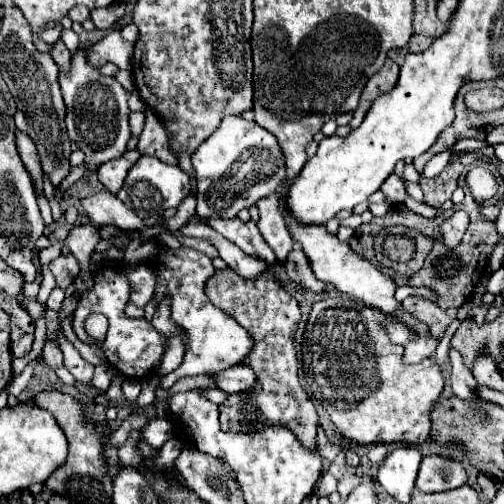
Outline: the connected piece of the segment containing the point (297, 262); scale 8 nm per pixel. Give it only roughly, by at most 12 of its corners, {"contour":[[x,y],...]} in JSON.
{"contour":[[294,248],[284,268],[288,278],[316,294],[326,282],[314,276],[304,250]]}

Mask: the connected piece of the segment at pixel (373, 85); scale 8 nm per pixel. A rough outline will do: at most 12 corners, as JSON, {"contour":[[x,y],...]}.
{"contour":[[392,60],[364,86],[358,108],[350,122],[352,128],[362,124],[380,94],[396,86],[400,66]]}

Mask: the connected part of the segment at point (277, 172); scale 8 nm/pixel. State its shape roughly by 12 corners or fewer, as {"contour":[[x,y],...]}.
{"contour":[[226,116],[196,148],[200,218],[236,218],[286,180],[276,136]]}

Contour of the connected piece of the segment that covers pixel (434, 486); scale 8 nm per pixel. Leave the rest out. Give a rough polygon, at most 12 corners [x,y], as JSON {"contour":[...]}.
{"contour":[[432,454],[420,464],[416,488],[446,492],[466,482],[462,464]]}

